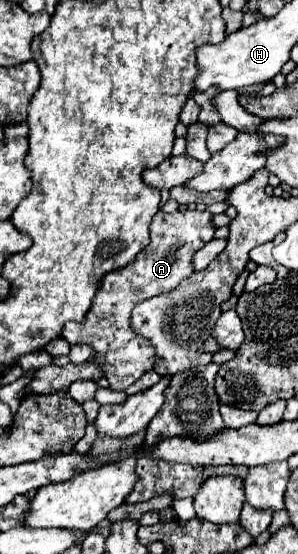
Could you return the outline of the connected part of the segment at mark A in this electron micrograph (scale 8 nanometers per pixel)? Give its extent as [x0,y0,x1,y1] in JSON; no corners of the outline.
[62,209,214,391]

